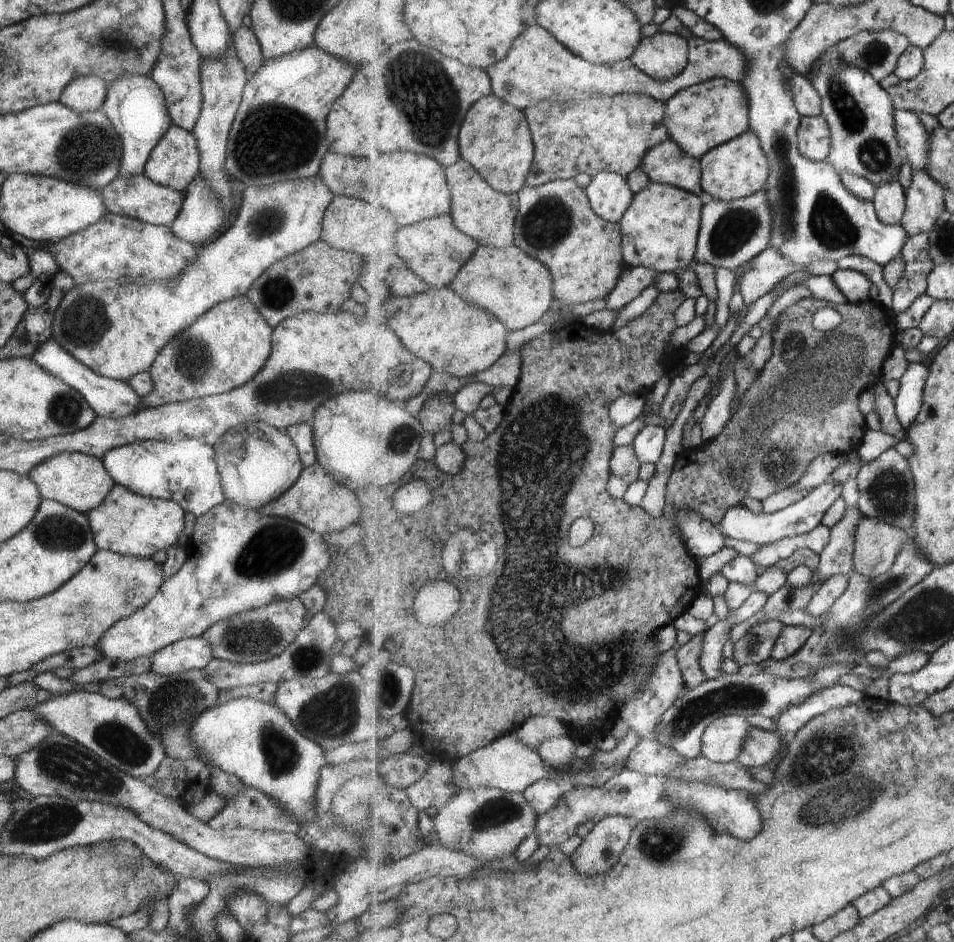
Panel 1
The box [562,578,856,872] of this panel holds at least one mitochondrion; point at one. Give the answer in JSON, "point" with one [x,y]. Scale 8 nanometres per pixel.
{"point":[733,695]}

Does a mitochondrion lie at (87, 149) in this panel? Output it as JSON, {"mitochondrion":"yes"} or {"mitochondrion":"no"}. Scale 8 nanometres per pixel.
{"mitochondrion":"yes"}

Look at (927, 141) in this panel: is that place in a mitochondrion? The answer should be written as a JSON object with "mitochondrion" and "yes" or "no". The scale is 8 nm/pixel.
{"mitochondrion":"no"}

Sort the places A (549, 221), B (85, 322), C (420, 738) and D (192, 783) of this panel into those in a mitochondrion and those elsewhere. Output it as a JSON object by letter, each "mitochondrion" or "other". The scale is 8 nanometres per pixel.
{"A":"mitochondrion","B":"mitochondrion","C":"other","D":"other"}

